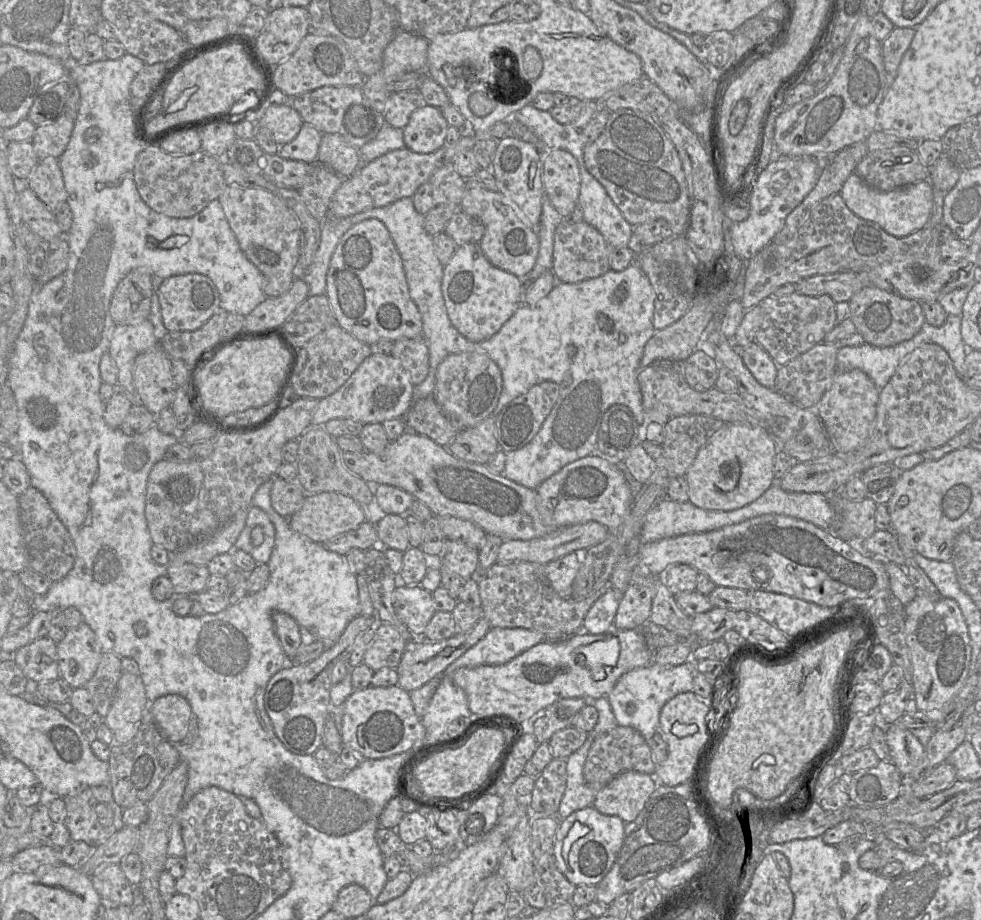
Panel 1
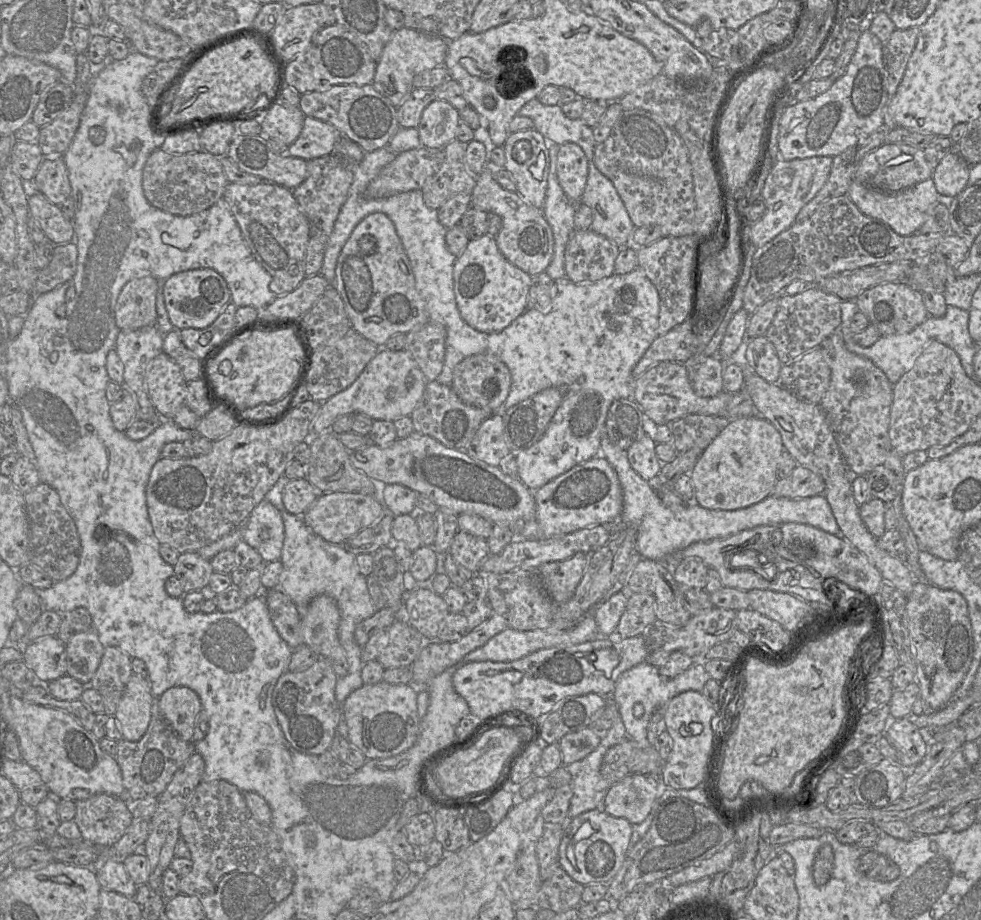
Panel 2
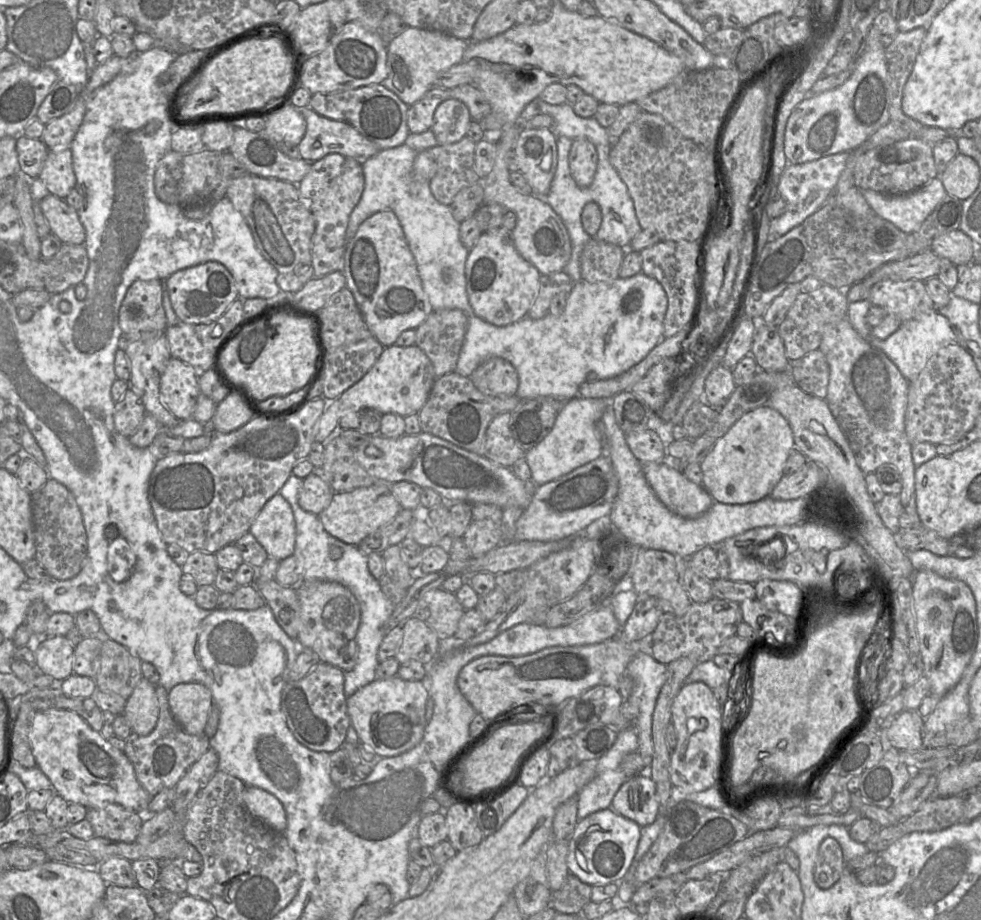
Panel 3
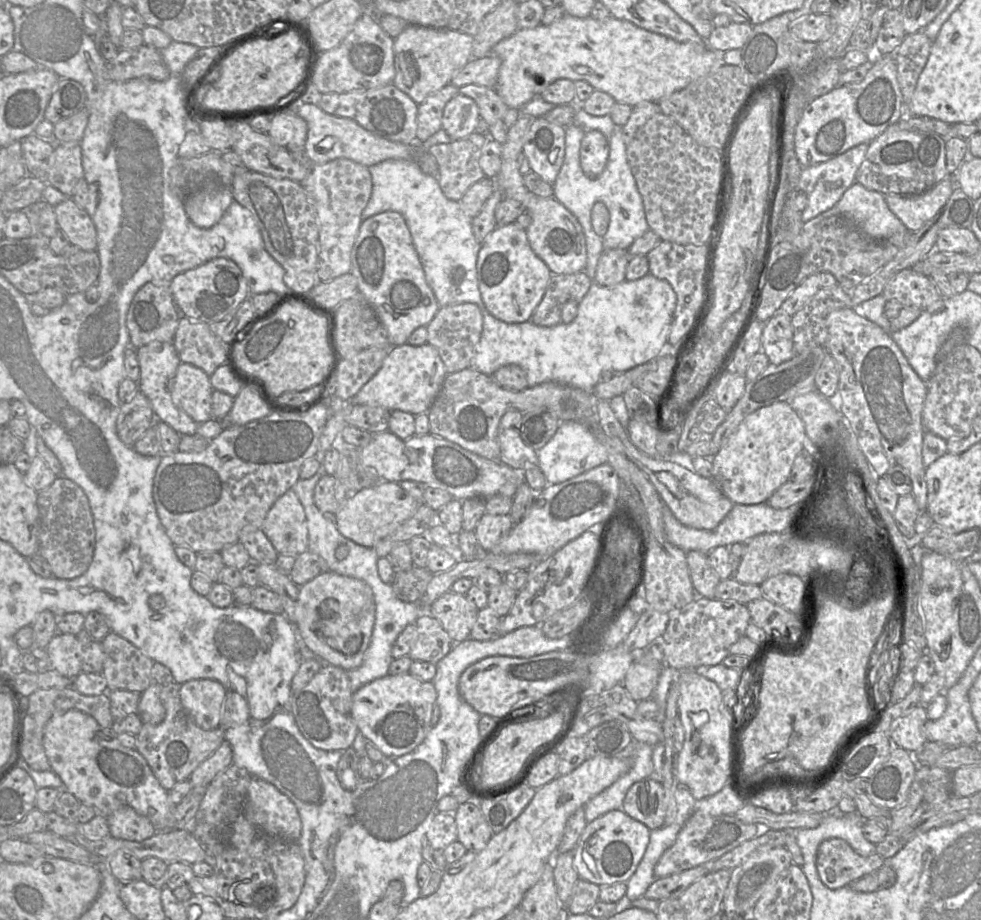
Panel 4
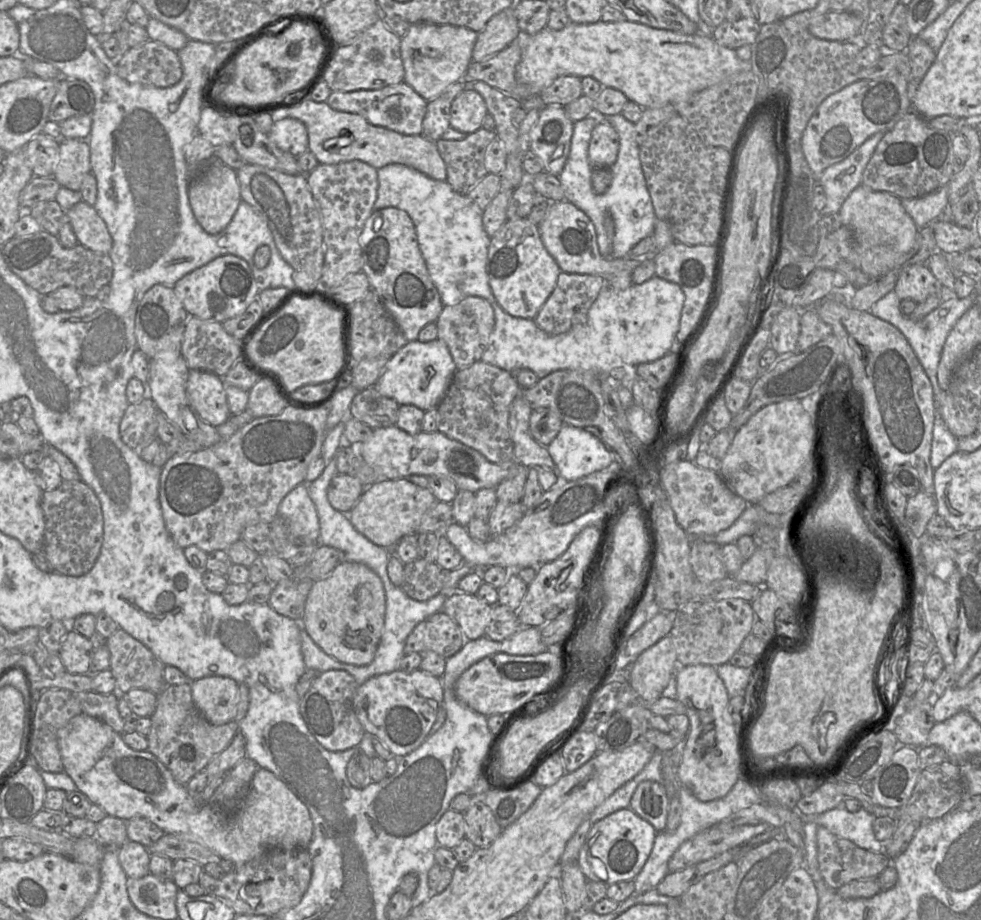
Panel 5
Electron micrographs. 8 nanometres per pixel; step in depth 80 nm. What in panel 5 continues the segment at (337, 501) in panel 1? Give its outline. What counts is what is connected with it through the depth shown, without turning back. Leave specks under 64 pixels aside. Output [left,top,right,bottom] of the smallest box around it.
[347,479,436,549]

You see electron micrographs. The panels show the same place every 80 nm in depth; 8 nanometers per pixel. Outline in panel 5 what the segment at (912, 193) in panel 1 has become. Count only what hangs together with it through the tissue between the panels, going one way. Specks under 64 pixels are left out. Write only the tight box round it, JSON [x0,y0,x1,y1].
[902,185,949,229]

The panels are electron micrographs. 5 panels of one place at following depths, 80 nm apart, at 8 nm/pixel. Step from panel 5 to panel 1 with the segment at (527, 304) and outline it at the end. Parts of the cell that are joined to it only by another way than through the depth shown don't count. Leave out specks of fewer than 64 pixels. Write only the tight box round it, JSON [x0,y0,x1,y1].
[441,243,524,342]

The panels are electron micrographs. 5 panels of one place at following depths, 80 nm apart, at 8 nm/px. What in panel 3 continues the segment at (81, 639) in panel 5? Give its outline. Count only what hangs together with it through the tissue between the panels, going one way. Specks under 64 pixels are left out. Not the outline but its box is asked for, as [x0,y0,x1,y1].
[29,636,75,682]

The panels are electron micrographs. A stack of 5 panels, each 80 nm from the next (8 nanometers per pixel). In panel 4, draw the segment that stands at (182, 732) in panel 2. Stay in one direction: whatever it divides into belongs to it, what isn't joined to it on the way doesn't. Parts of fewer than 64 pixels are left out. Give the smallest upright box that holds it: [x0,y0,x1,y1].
[180,679,226,730]

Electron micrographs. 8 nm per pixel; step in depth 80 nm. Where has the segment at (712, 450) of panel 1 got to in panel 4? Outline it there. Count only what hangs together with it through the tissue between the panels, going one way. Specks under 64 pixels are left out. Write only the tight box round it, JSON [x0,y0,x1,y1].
[711,402,806,504]

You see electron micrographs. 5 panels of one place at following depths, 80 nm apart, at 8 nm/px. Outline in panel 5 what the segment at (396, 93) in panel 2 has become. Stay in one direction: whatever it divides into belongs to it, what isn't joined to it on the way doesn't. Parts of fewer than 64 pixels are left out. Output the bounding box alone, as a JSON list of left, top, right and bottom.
[401,23,478,100]

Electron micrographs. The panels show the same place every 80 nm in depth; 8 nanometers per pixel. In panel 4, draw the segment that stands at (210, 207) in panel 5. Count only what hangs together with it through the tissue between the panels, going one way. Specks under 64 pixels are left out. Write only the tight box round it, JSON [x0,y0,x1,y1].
[184,184,233,229]

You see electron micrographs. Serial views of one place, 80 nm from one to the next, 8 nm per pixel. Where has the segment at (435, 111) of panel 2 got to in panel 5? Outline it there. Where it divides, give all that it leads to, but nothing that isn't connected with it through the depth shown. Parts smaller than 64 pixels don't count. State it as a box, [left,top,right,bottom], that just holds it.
[450,89,488,134]

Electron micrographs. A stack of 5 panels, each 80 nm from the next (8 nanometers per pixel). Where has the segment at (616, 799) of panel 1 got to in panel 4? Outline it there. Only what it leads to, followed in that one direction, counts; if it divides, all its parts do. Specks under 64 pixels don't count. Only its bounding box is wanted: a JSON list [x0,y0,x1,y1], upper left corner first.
[622,778,665,830]

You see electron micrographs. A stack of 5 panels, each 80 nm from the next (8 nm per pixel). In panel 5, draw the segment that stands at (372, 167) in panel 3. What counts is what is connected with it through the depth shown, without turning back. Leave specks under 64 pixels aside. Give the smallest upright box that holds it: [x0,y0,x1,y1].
[374,163,498,306]

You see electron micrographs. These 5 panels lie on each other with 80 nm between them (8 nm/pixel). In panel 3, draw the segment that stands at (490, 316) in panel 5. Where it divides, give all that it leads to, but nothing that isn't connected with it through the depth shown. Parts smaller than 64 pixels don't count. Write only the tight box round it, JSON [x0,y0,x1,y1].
[416,309,469,378]

